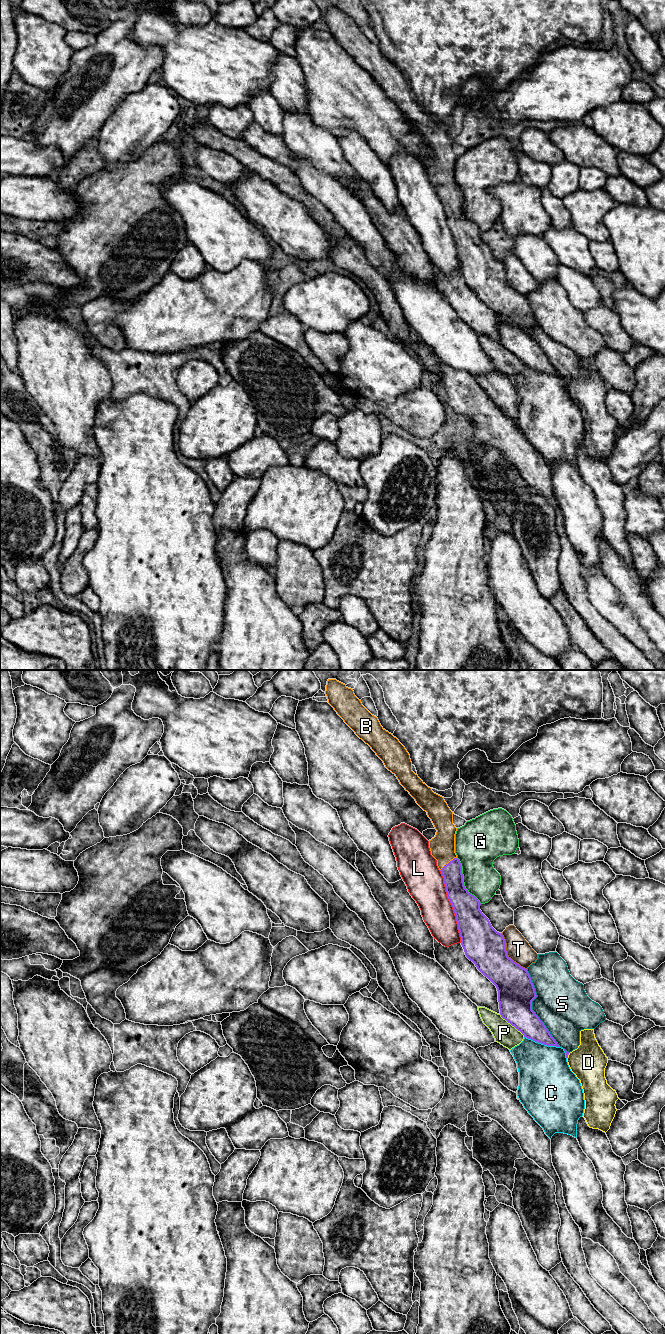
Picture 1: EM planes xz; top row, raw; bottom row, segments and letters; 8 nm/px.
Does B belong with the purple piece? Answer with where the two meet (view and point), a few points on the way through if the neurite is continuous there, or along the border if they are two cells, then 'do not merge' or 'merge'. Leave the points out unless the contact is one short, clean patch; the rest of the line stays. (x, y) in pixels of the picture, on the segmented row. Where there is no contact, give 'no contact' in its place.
meets purple in xz at (449, 862); runs through xz (452, 872), (449, 862), (442, 846); merge

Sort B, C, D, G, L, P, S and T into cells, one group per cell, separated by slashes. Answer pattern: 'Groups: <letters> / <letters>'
Groups: B / C D / G / L / P / S / T

